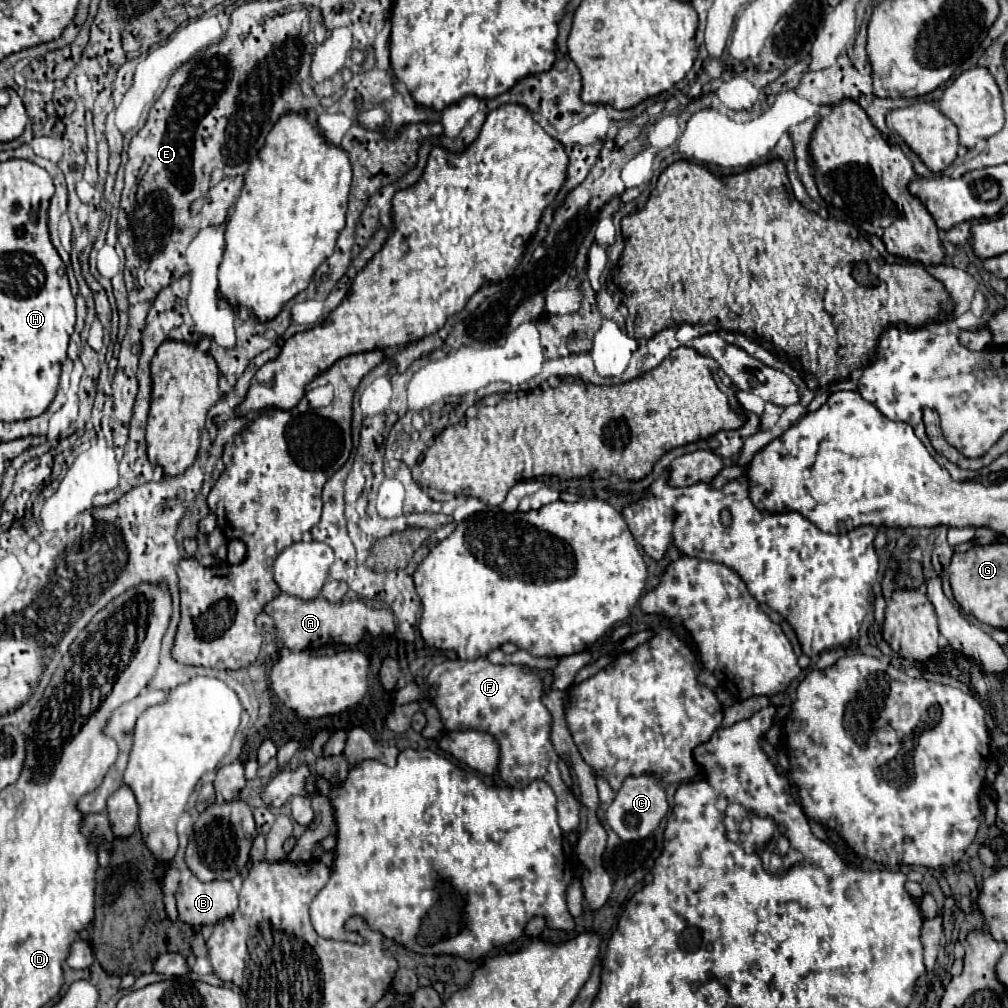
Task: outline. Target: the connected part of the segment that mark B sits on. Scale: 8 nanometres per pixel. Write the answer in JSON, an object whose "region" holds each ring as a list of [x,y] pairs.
{"region":[[[191,876],[187,882],[179,882],[175,900],[179,918],[191,926],[215,924],[237,910],[237,892],[229,880],[201,882]]]}

